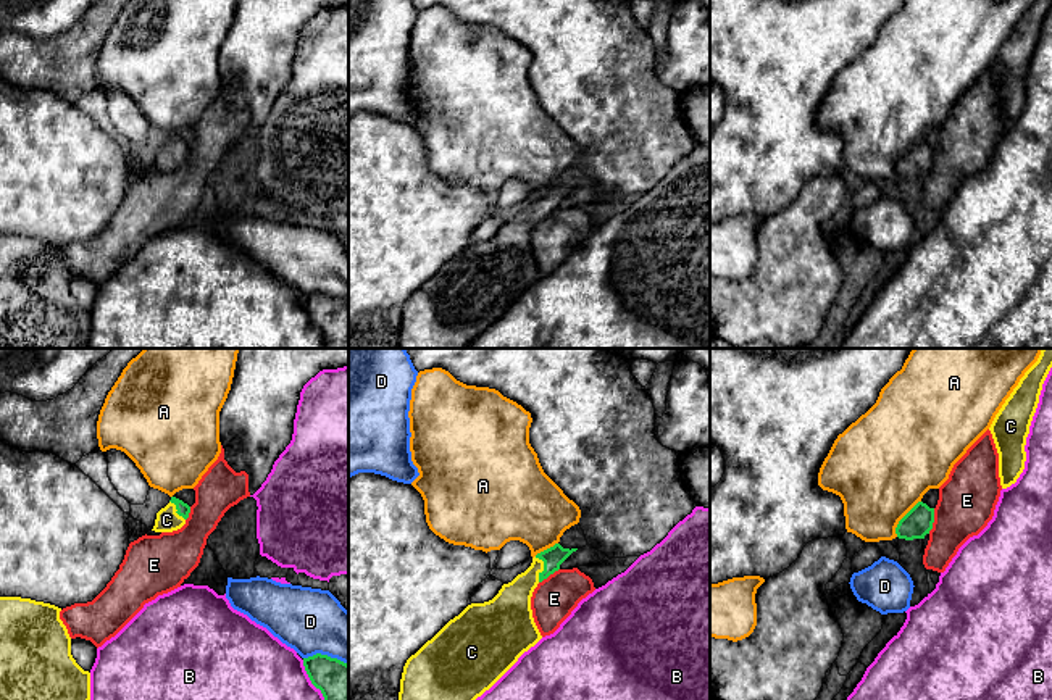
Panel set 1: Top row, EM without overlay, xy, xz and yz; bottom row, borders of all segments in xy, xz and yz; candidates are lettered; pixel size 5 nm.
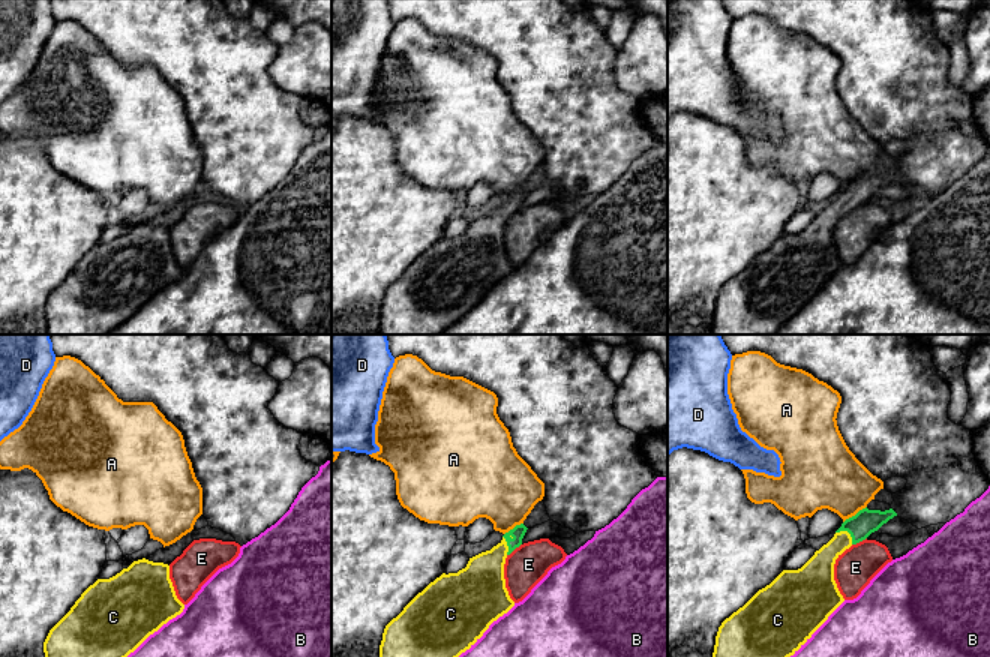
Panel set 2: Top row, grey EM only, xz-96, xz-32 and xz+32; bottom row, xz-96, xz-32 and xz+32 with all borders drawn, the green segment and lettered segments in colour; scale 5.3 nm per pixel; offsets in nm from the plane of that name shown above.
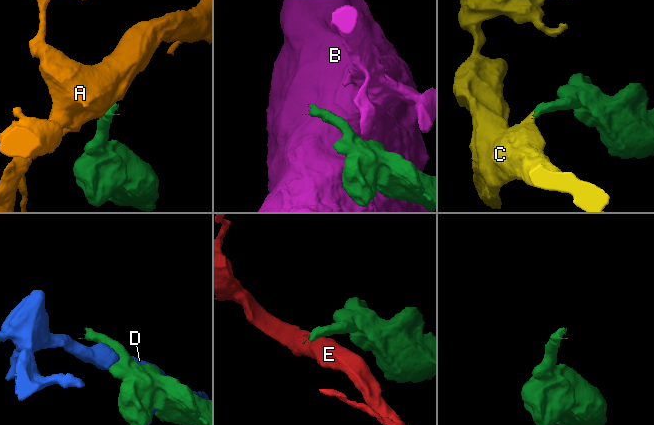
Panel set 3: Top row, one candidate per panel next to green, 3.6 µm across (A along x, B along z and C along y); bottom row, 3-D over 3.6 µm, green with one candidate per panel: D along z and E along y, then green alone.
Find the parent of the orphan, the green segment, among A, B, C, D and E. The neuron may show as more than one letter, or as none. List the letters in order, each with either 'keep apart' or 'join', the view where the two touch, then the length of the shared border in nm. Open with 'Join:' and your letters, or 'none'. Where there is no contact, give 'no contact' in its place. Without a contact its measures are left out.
Join: C
A: keep apart; meets green in yz; contact 220 nm long
B: keep apart; meets green in xy; contact 280 nm long
C: join; meets green in xz; contact 130 nm long
D: keep apart; meets green in xy; contact 220 nm long
E: keep apart; meets green in yz; contact 130 nm long

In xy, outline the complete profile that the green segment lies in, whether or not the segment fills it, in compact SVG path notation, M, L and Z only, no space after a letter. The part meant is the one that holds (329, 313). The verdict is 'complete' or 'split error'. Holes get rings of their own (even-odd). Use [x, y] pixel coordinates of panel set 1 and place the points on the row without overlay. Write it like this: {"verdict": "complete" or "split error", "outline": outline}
{"verdict": "complete", "outline": "M316 292L303 297L311 323L321 329L326 348L349 348L349 303Z"}

